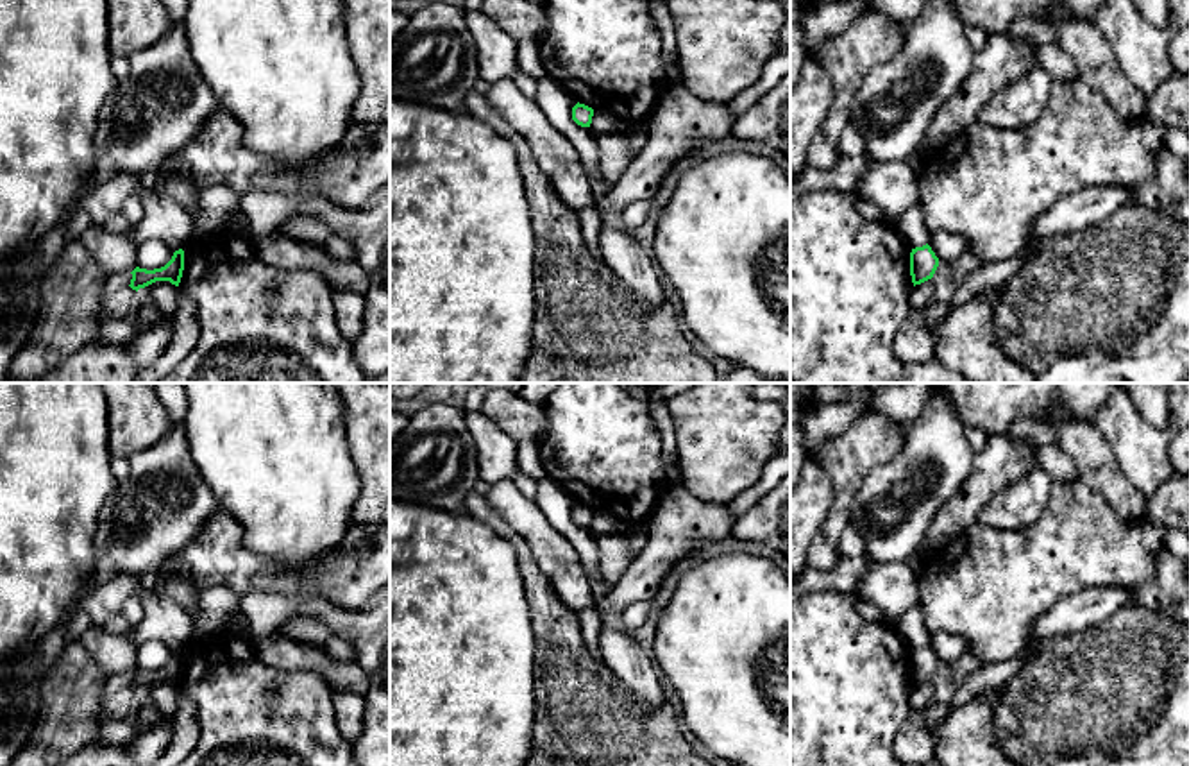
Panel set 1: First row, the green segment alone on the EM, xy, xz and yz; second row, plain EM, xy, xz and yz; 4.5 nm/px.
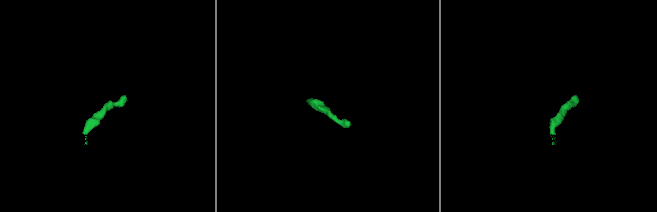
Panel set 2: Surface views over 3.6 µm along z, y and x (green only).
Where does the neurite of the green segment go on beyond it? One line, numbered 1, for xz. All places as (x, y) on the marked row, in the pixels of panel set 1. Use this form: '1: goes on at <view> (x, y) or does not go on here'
1: does not go on here

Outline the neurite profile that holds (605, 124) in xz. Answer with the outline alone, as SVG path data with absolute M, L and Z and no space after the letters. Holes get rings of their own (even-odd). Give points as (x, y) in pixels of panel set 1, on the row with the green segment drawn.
M594 113L590 131L594 134L603 134L603 136L615 136L615 134L624 134L624 131L631 123L626 120L620 120L613 115L608 113Z

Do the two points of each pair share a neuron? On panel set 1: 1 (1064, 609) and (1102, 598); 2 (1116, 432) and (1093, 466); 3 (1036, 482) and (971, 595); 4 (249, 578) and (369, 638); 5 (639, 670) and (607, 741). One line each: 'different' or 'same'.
1: same
2: different
3: different
4: different
5: different

